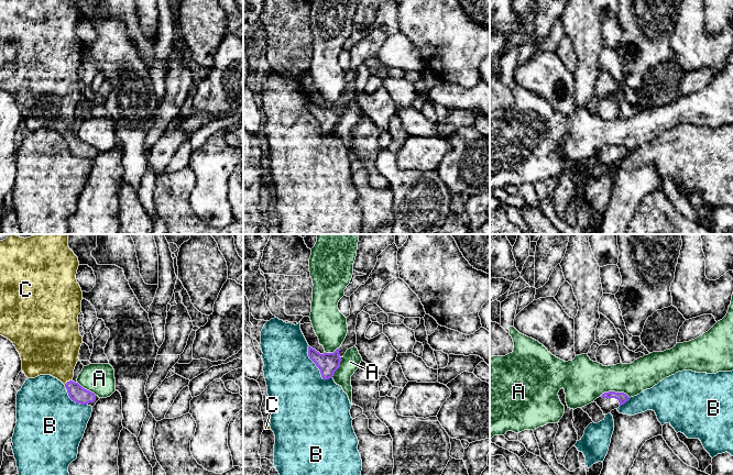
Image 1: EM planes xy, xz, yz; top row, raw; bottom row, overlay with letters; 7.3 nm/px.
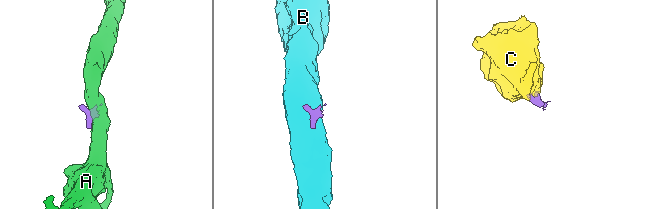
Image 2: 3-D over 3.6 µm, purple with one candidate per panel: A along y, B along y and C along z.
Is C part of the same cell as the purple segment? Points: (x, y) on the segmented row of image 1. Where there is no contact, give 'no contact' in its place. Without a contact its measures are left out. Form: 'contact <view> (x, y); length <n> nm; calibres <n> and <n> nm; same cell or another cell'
contact xy (67, 382); length 70 nm; calibres 120 and 360 nm; same cell

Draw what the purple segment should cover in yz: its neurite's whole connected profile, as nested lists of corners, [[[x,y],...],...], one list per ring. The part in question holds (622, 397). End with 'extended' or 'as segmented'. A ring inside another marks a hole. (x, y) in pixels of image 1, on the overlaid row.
[[[609,391],[602,394],[594,402],[601,408],[603,415],[610,413],[612,410],[617,409],[628,400],[628,396],[624,393]]]; extended

